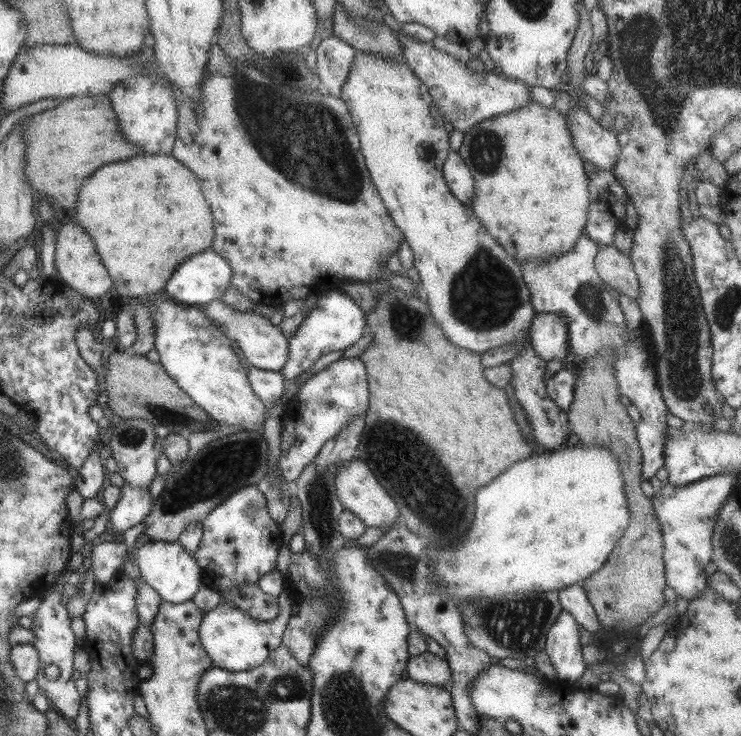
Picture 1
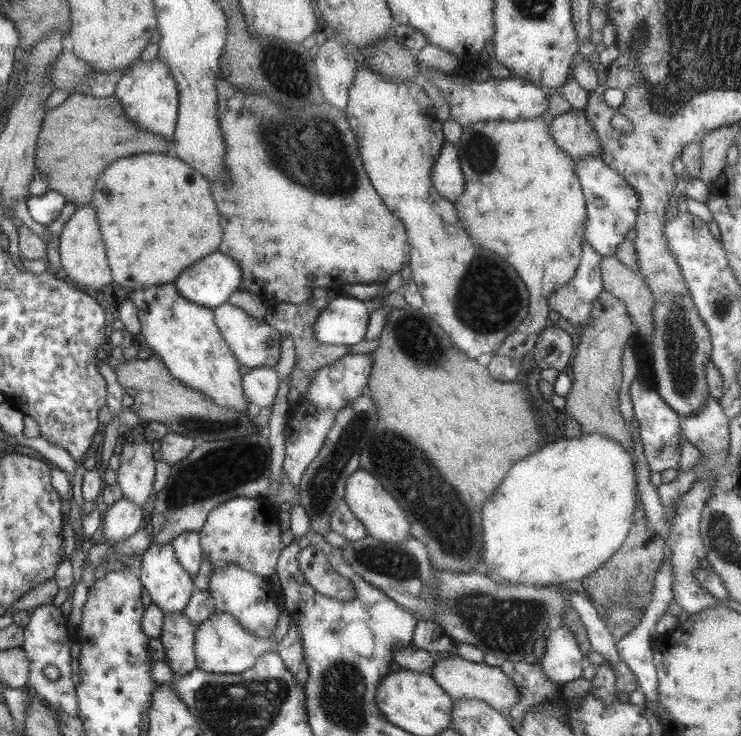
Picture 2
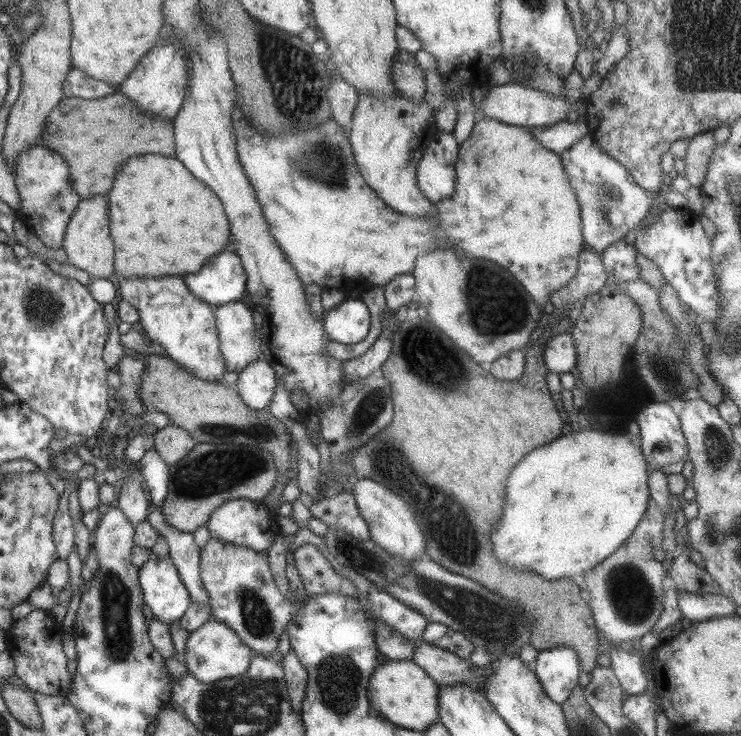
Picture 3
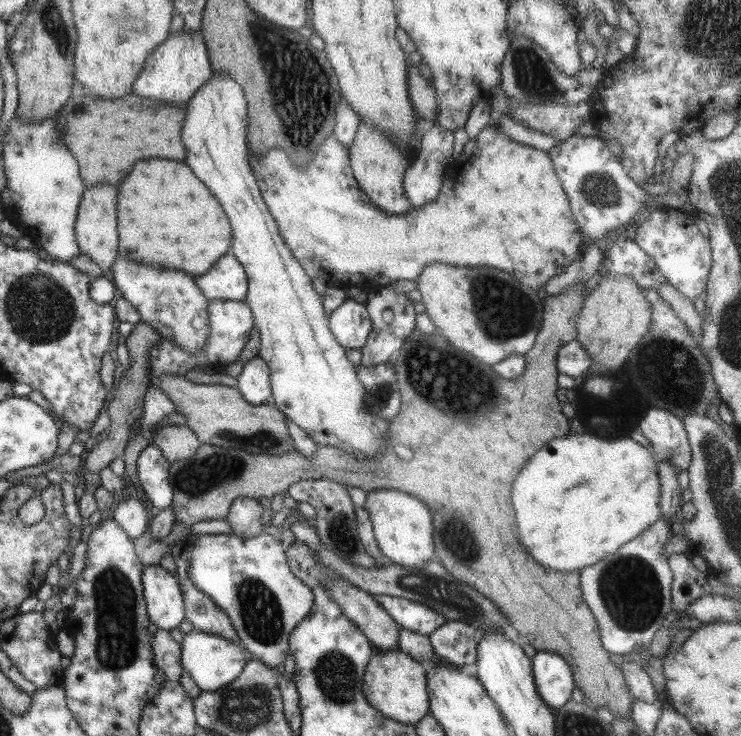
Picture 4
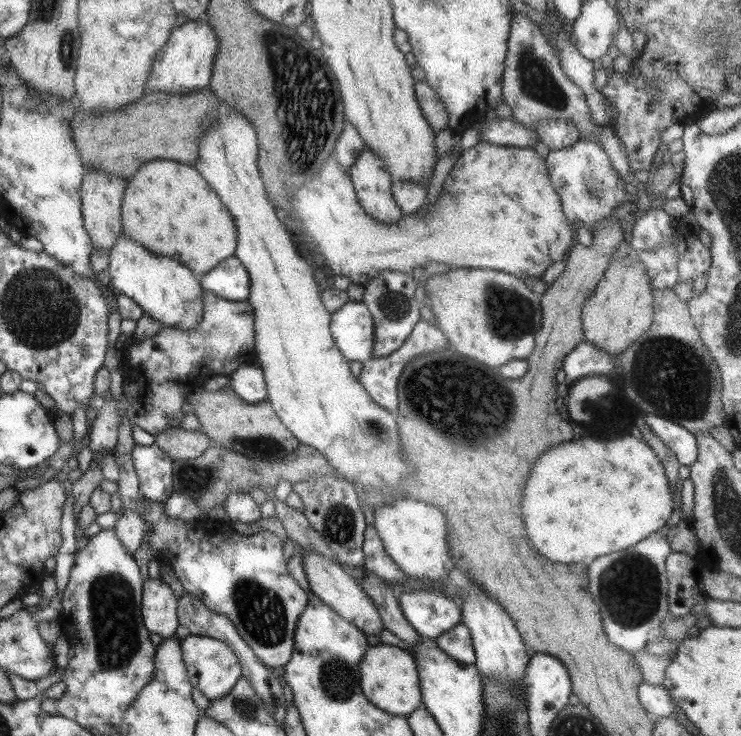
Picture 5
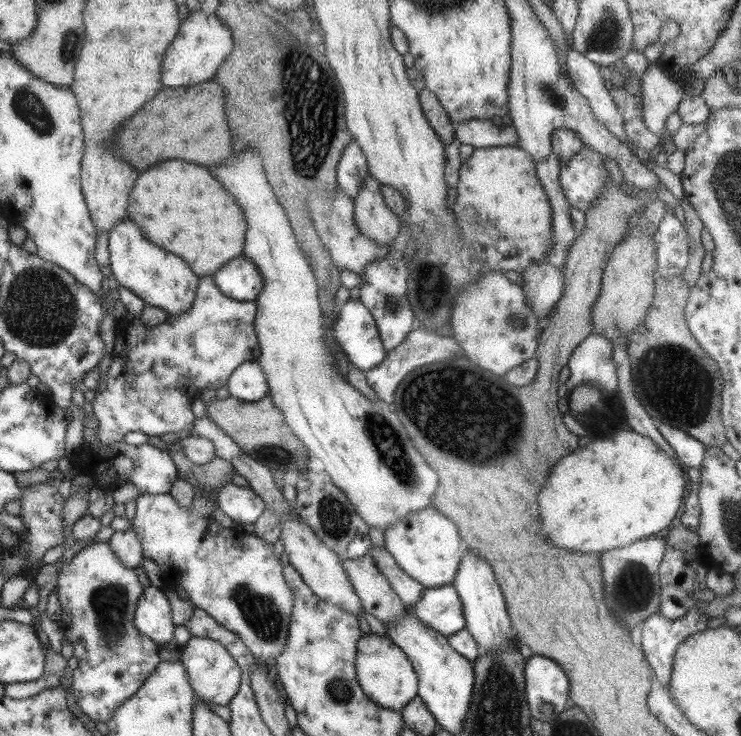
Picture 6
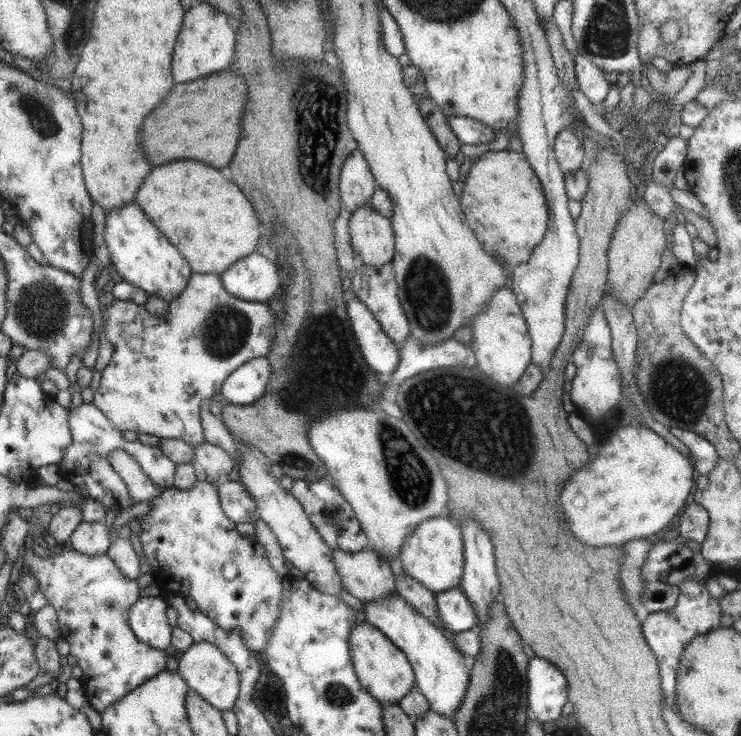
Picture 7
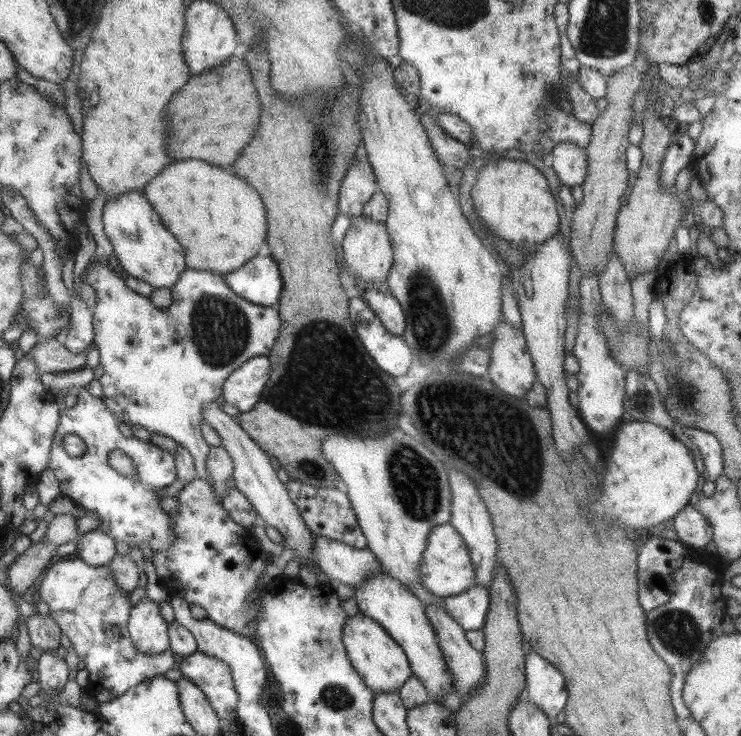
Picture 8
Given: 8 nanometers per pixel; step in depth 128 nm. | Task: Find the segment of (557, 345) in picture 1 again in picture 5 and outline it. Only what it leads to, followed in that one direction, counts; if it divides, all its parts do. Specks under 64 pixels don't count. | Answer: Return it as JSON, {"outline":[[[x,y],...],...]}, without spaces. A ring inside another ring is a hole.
{"outline":[[[585,342],[572,348],[562,362],[564,382],[571,385],[576,380],[589,375],[608,375],[616,361],[606,352]]]}

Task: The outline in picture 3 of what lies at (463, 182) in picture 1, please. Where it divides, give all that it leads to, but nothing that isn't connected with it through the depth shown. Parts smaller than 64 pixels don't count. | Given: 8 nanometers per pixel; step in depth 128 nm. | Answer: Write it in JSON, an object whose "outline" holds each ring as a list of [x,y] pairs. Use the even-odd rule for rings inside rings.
{"outline":[[[438,132],[428,141],[416,170],[421,194],[431,203],[443,201],[456,187],[454,164],[458,161],[458,144],[453,135]]]}

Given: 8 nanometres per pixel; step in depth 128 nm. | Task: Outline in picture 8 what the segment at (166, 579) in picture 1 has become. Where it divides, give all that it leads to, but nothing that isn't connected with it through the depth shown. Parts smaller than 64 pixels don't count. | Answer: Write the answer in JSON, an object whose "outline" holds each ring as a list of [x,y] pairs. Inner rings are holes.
{"outline":[[[148,598],[136,603],[129,612],[128,633],[134,647],[146,655],[169,650],[168,625],[159,614],[159,606]]]}

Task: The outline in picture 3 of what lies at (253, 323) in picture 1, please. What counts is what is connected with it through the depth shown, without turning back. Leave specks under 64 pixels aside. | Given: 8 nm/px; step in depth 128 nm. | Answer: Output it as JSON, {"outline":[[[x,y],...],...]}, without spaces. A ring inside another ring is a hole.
{"outline":[[[233,301],[213,307],[219,348],[226,370],[238,372],[262,358],[261,328],[253,324],[250,307]]]}

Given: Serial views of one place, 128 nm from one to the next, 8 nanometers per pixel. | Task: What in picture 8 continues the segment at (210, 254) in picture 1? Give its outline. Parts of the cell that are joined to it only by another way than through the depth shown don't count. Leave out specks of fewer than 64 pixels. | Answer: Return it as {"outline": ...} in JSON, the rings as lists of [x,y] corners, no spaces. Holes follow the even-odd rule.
{"outline":[[[269,254],[255,255],[223,277],[227,288],[243,300],[264,307],[277,306],[282,280],[277,263]]]}

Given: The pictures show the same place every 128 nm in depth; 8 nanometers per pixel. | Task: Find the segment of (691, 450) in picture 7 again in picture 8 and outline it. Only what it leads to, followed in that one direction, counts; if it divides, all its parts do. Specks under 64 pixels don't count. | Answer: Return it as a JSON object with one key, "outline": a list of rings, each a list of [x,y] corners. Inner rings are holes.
{"outline":[[[690,426],[681,427],[681,432],[687,436],[689,442],[697,448],[705,468],[708,480],[713,481],[722,473],[722,454],[717,439],[704,430],[697,430]]]}

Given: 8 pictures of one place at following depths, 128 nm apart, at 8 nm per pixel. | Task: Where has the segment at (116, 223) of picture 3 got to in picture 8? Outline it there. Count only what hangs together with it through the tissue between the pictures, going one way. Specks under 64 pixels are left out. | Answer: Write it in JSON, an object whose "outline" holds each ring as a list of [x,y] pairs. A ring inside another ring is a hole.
{"outline":[[[183,160],[167,166],[141,192],[161,224],[181,244],[186,268],[231,272],[257,255],[259,246],[266,240],[266,210],[257,192],[203,160]]]}

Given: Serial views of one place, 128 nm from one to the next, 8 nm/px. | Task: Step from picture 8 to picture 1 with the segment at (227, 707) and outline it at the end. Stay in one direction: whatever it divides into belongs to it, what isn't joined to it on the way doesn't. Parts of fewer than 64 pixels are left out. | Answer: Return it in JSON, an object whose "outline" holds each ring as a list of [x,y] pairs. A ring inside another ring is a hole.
{"outline":[[[286,594],[280,597],[279,615],[274,620],[261,622],[253,620],[233,604],[217,604],[216,608],[205,613],[199,626],[198,635],[204,651],[213,667],[229,672],[246,671],[259,666],[282,642],[282,634],[291,616],[292,602]]]}

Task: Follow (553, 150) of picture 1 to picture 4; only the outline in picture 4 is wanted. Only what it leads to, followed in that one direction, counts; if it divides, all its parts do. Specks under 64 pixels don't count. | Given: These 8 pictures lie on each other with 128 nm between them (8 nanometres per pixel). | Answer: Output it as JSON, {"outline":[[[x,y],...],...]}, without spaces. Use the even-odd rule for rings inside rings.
{"outline":[[[484,126],[484,128],[475,136],[464,144],[459,156],[450,161],[445,169],[444,183],[441,185],[439,195],[435,201],[429,202],[417,208],[411,208],[405,213],[393,214],[377,208],[359,188],[355,177],[353,176],[349,159],[348,149],[341,143],[337,142],[333,136],[327,136],[323,140],[323,144],[317,147],[313,156],[306,165],[297,166],[293,161],[279,148],[270,148],[262,157],[256,157],[251,150],[248,152],[248,163],[256,178],[261,199],[267,206],[269,214],[274,218],[278,233],[283,239],[284,245],[289,249],[293,258],[299,262],[305,274],[310,278],[323,278],[327,287],[346,288],[356,286],[362,291],[369,293],[377,290],[381,286],[388,286],[396,280],[415,281],[421,269],[426,264],[443,263],[448,265],[461,265],[464,267],[477,267],[477,264],[485,264],[485,266],[497,268],[497,270],[508,272],[515,280],[524,284],[527,288],[537,291],[543,288],[545,283],[556,274],[561,274],[564,268],[577,259],[582,247],[581,235],[578,230],[577,223],[574,222],[574,216],[569,209],[567,196],[563,192],[561,181],[557,178],[551,159],[546,152],[525,146],[524,144],[513,142],[507,136],[503,136],[497,128]]]}

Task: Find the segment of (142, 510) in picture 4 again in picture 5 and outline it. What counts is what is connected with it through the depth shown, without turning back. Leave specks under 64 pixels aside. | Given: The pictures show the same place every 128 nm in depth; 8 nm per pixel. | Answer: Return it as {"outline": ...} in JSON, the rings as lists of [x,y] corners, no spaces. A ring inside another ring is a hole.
{"outline":[[[121,509],[113,529],[119,544],[123,545],[127,554],[133,556],[146,534],[146,524],[139,513],[135,509]]]}

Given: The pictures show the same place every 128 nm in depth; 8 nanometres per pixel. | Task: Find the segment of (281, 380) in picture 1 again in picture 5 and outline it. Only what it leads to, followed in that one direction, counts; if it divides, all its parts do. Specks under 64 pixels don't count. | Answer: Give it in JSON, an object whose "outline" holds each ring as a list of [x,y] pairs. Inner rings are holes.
{"outline":[[[254,361],[239,365],[229,377],[229,388],[241,400],[255,404],[266,398],[266,384],[261,366]]]}

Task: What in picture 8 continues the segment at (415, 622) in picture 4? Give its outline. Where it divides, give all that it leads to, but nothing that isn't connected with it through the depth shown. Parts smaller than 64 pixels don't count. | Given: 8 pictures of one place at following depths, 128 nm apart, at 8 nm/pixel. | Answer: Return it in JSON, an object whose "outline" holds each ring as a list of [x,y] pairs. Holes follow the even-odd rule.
{"outline":[[[476,585],[453,596],[443,597],[444,612],[464,631],[483,627],[489,608],[489,590]]]}

